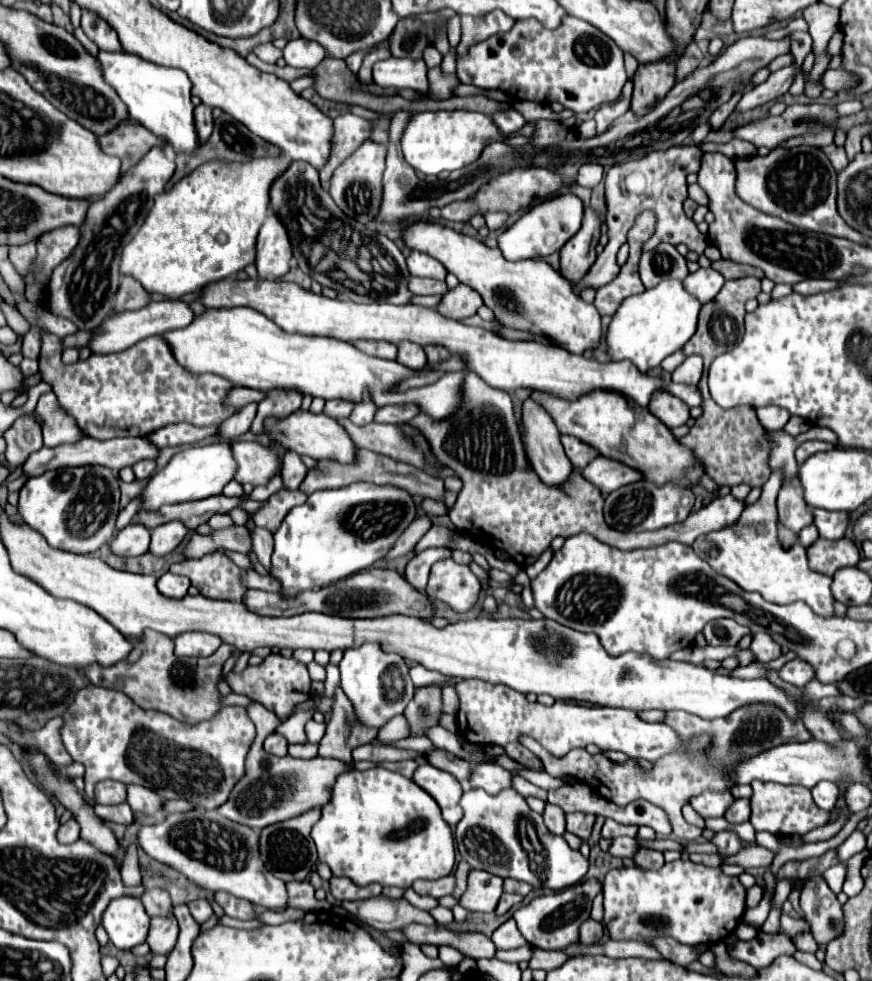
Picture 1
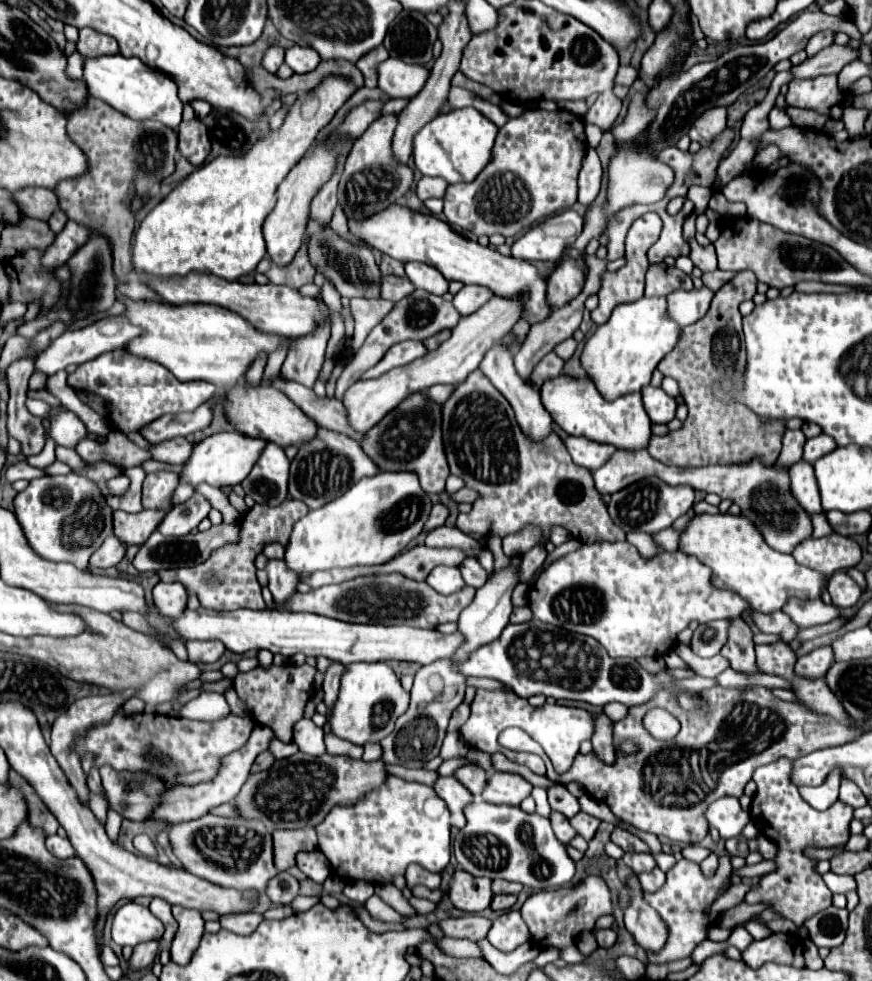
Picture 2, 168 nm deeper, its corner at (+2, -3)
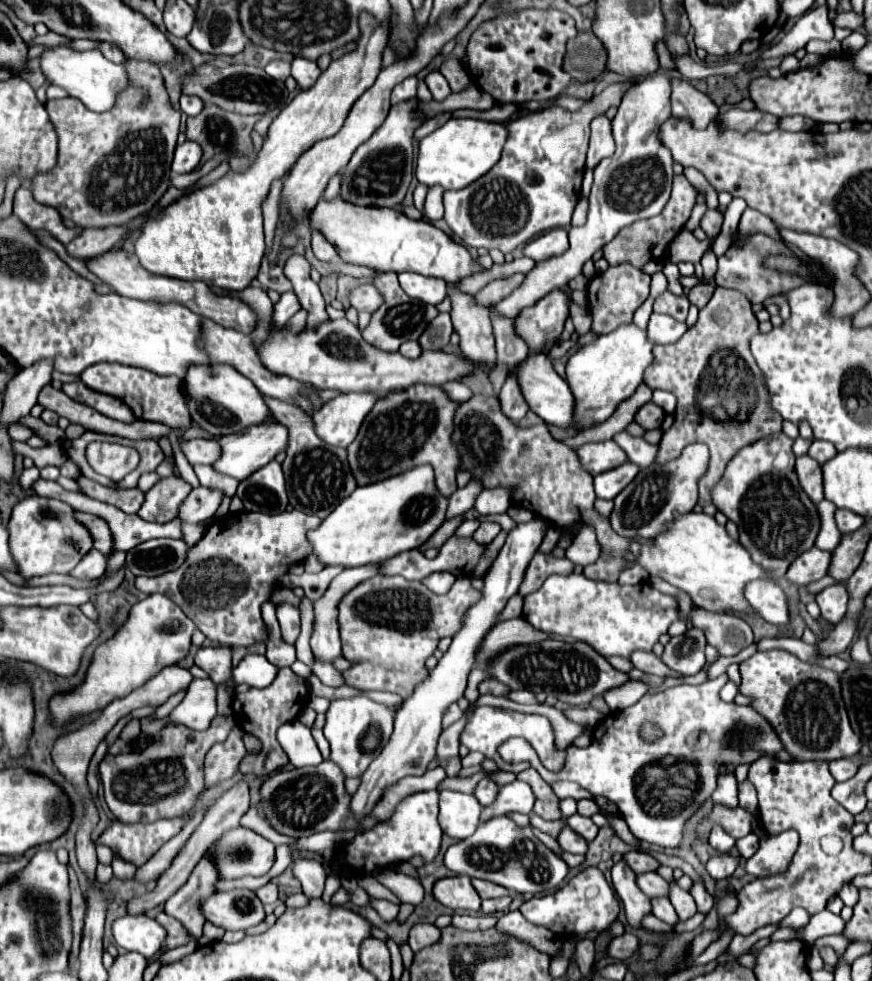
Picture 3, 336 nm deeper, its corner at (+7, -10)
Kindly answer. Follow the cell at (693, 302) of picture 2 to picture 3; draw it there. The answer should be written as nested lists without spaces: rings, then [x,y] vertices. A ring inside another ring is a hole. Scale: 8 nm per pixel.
[[[652,314],[648,322],[648,334],[650,340],[656,344],[672,344],[676,342],[684,332],[688,330],[686,322],[680,322],[668,314]]]

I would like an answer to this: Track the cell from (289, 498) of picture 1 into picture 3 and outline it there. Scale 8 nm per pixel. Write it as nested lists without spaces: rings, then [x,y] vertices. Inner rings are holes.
[[[288,510],[274,516],[260,512],[228,512],[226,516],[216,518],[202,540],[190,548],[186,566],[156,578],[138,576],[136,588],[146,594],[162,592],[170,596],[212,642],[250,646],[250,638],[262,634],[262,602],[270,598],[272,588],[278,578],[286,574],[290,562],[306,560],[310,554],[306,530],[318,526],[318,522],[322,520],[300,510]]]

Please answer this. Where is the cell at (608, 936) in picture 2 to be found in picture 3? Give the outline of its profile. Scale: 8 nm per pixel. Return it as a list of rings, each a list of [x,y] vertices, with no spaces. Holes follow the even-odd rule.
[[[628,932],[628,934],[622,934],[622,936],[614,938],[614,940],[610,940],[610,944],[606,948],[606,954],[612,960],[626,960],[626,958],[630,958],[634,954],[636,946],[638,946],[638,938]]]

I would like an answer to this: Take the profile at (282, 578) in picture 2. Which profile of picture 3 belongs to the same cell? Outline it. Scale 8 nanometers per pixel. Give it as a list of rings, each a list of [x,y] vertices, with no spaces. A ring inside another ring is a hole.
[[[280,602],[276,606],[276,614],[278,614],[280,628],[282,628],[282,636],[290,638],[290,644],[294,644],[298,634],[300,634],[300,612],[298,612],[298,608],[290,602]]]

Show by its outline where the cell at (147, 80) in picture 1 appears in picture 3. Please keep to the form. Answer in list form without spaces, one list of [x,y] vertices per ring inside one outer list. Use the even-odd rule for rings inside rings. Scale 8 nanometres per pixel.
[[[58,46],[42,54],[42,72],[44,76],[62,88],[68,90],[70,96],[84,102],[86,108],[92,112],[108,112],[116,106],[118,94],[130,88],[130,78],[126,74],[124,64],[114,64],[108,58],[102,56],[100,50],[86,50],[86,52],[74,52],[70,48]]]

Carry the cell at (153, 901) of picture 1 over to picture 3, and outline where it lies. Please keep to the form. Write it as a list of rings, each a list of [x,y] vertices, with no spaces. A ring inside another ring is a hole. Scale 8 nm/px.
[[[158,912],[156,914],[156,922],[162,924],[164,930],[166,930],[166,940],[164,940],[164,948],[166,950],[178,948],[178,946],[182,946],[182,944],[186,944],[190,940],[190,936],[182,930],[182,924],[178,924],[176,918],[170,918],[168,914]]]

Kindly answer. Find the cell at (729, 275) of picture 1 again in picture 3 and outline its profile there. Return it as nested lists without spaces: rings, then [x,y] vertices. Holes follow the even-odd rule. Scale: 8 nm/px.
[[[698,284],[698,286],[694,286],[694,288],[688,292],[688,298],[690,298],[690,302],[696,304],[698,308],[704,308],[704,306],[708,304],[712,292],[714,292],[714,286],[712,286],[712,284]]]

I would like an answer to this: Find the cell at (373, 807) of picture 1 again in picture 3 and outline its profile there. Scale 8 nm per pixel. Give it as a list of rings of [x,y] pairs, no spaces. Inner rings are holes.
[[[436,790],[416,792],[406,796],[396,806],[394,814],[388,820],[378,822],[374,828],[356,834],[342,848],[342,856],[336,856],[336,860],[358,874],[374,874],[380,868],[408,862],[414,856],[420,856],[426,866],[434,862],[434,858],[438,856],[440,844],[442,844],[442,828],[438,824],[438,792]]]

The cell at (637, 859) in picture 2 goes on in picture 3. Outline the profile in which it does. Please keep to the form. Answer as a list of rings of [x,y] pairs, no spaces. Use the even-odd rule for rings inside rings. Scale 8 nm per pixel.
[[[644,872],[644,874],[638,874],[636,876],[636,882],[638,882],[638,888],[644,892],[644,894],[662,894],[666,896],[668,894],[668,882],[658,874],[658,872]]]

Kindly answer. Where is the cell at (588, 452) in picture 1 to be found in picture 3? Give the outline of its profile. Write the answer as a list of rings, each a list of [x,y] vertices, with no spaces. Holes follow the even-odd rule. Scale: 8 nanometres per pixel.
[[[614,440],[588,442],[588,444],[574,448],[574,452],[576,452],[582,468],[592,476],[598,476],[628,460],[626,452]]]

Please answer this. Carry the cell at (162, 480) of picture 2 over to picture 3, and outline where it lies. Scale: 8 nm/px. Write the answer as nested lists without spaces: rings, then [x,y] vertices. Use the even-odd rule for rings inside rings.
[[[176,476],[160,478],[146,492],[146,498],[142,508],[138,510],[138,516],[146,522],[158,522],[158,524],[170,522],[178,514],[178,502],[182,502],[182,498],[186,498],[190,490],[192,490],[190,484]]]

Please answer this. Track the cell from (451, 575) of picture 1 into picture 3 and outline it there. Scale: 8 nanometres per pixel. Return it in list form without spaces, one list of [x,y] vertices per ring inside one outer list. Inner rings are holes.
[[[434,572],[422,580],[422,584],[434,594],[446,594],[454,582],[456,582],[456,576],[450,572]]]

